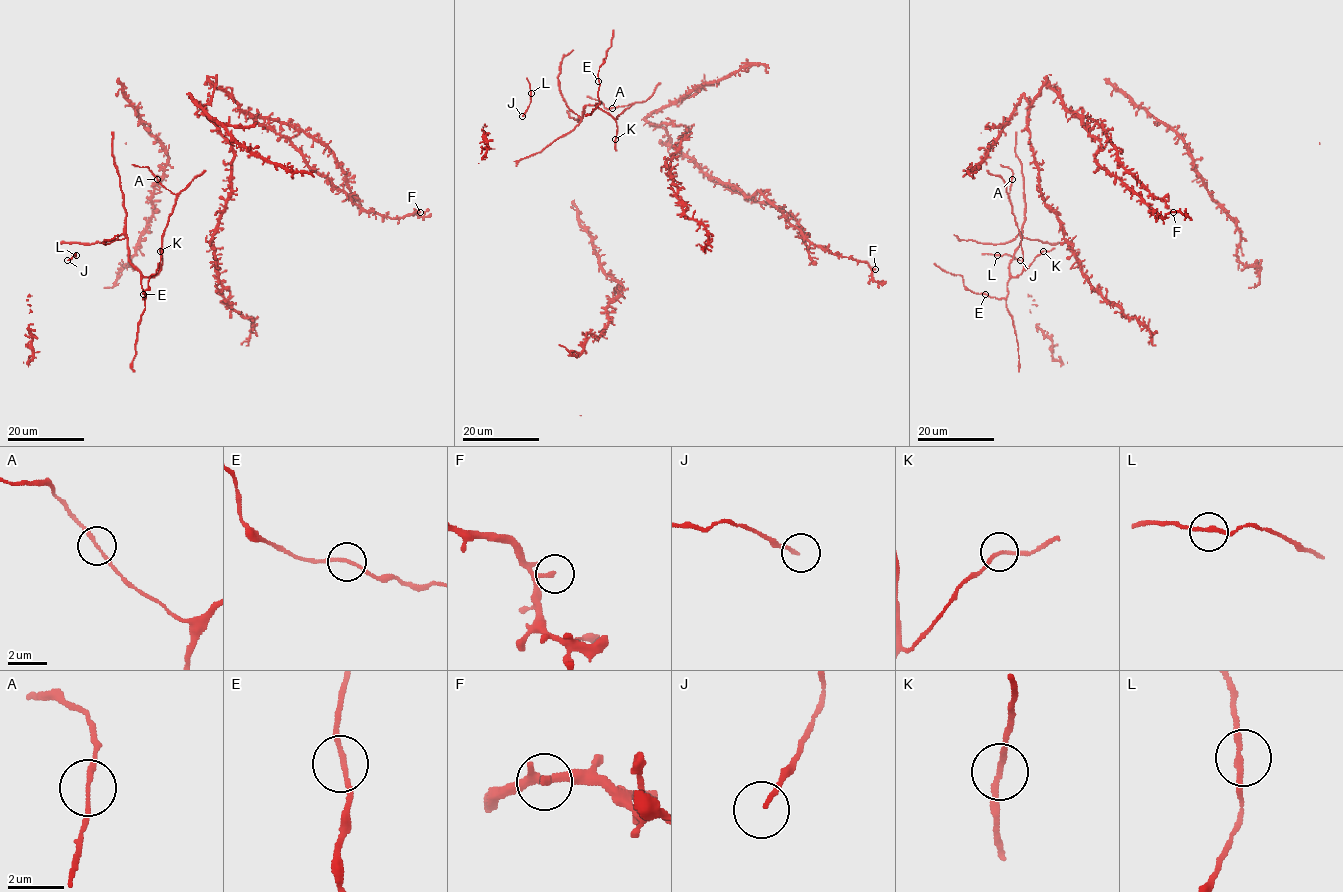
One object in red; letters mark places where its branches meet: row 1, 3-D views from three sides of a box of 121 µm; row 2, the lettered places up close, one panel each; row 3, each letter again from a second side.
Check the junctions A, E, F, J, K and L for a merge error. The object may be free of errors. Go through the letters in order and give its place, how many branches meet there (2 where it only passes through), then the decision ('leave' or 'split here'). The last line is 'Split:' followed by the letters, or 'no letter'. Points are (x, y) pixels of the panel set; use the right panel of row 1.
A: place (1012, 179); branches 2; leave
E: place (985, 294); branches 2; leave
F: place (1173, 212); branches 2; leave
J: place (1020, 260); branches 1; leave
K: place (1043, 251); branches 2; leave
L: place (997, 255); branches 2; leave
Split: no letter

